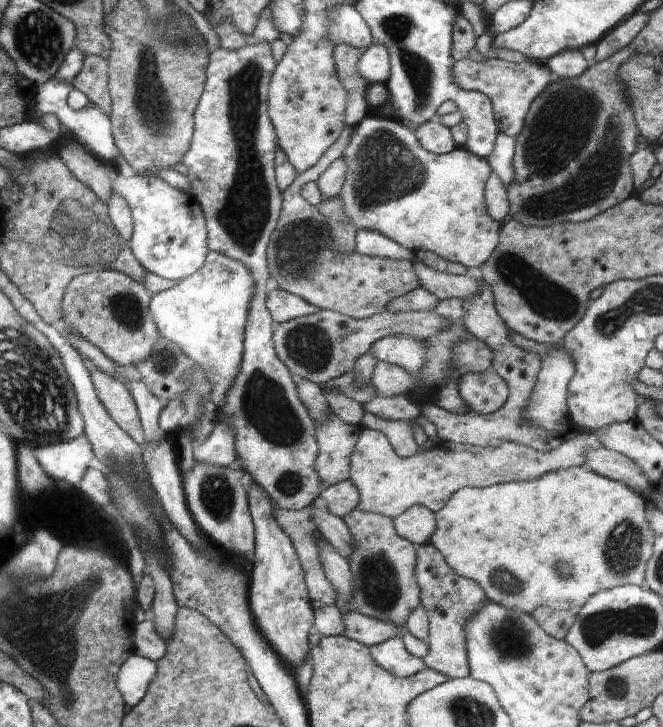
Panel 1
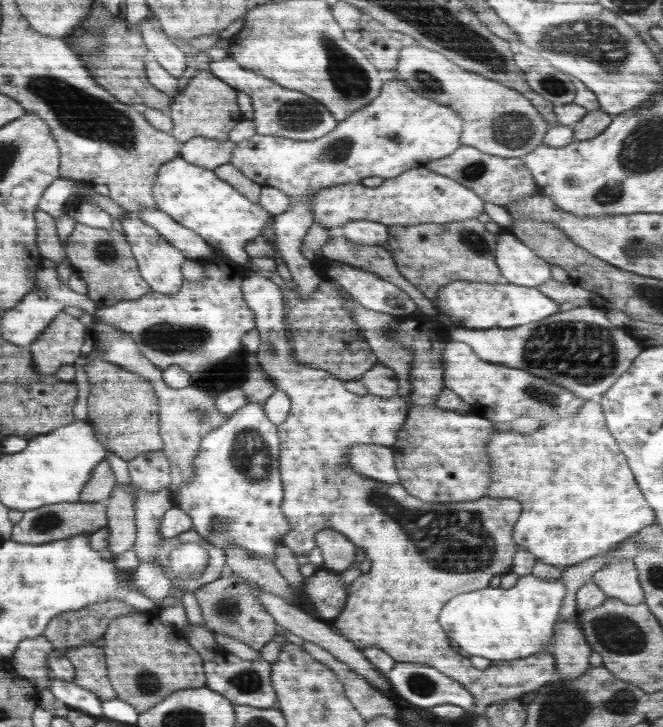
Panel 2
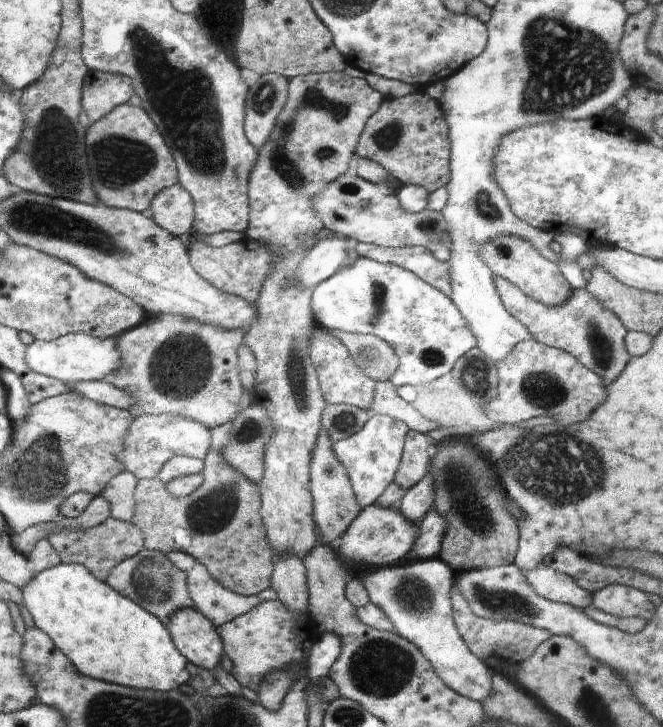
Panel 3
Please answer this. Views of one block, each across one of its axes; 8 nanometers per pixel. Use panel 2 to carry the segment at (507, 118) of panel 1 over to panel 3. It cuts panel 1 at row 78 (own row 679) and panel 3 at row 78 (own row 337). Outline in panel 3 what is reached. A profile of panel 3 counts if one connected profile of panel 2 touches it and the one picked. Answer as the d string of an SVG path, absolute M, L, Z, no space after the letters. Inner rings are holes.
M266 73L260 75L256 84L248 87L245 100L244 130L248 142L256 150L260 150L266 144L266 140L270 138L270 132L276 126L276 118L288 100L288 83L289 80L282 75Z

